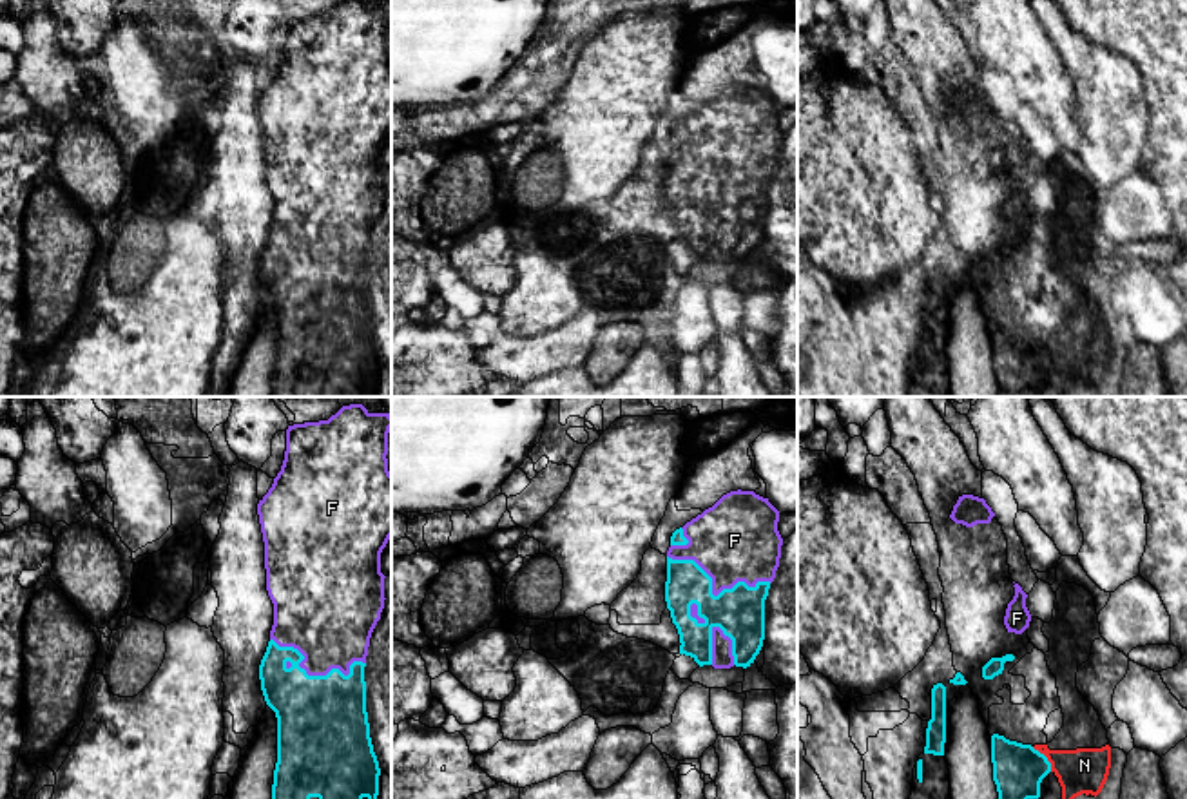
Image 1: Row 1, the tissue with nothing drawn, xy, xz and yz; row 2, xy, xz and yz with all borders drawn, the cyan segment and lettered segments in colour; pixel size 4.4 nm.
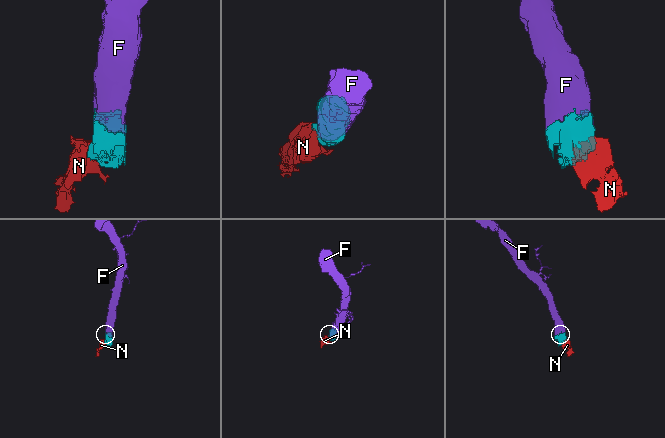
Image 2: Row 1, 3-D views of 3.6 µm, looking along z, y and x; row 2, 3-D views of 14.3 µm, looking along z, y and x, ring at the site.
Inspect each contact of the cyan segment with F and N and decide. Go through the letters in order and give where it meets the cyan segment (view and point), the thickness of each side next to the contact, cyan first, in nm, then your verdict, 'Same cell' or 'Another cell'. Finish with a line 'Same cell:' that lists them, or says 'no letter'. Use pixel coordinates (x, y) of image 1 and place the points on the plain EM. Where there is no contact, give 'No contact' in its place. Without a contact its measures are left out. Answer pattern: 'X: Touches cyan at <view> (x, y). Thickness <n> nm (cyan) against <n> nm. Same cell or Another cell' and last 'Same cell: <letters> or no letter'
F: Touches cyan at xz (711, 187). Thickness 220 nm (cyan) against 360 nm. Same cell
N: Touches cyan at yz (1046, 352). Thickness 220 nm (cyan) against 200 nm. Another cell
Same cell: F

